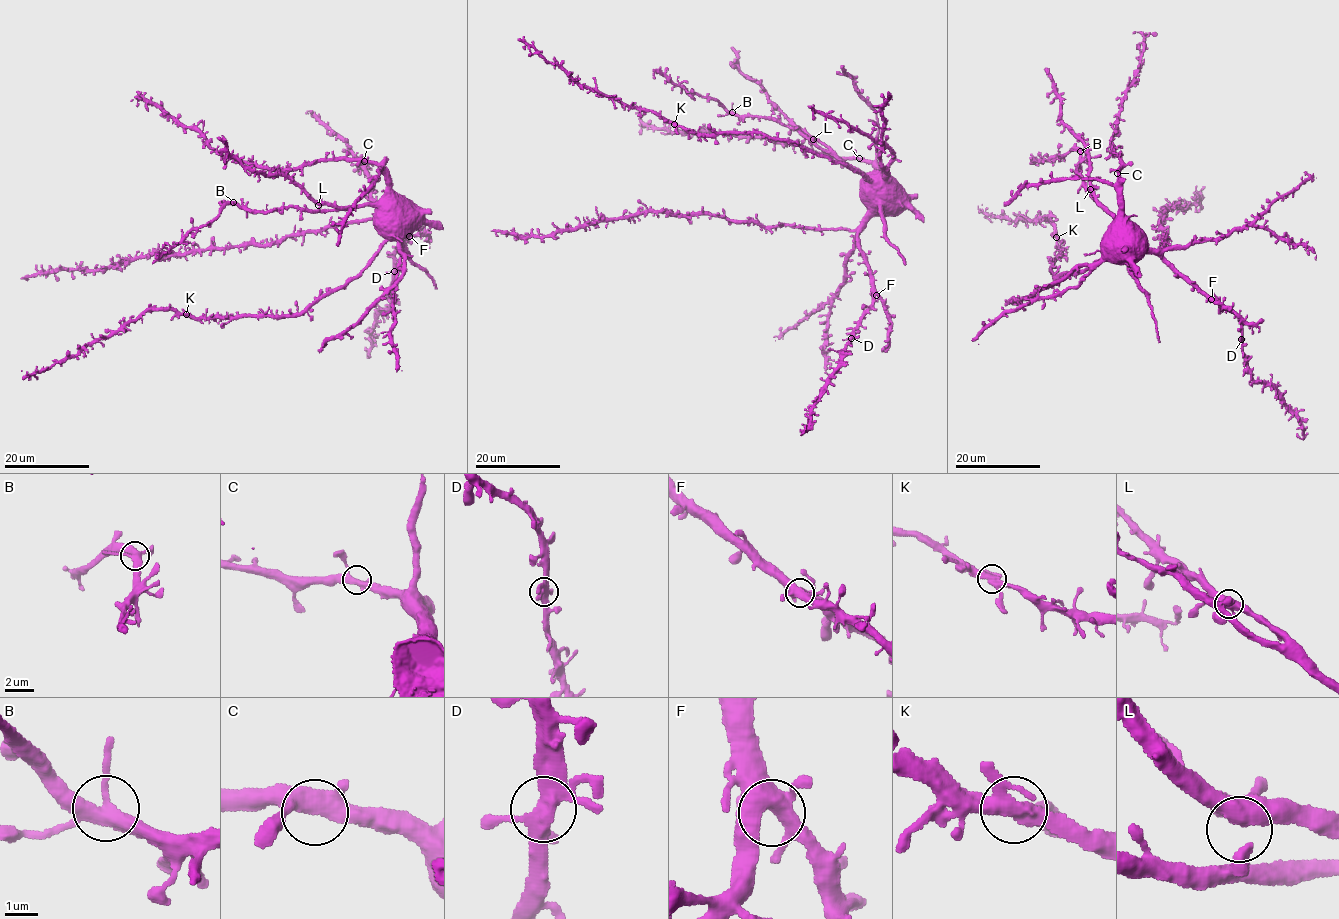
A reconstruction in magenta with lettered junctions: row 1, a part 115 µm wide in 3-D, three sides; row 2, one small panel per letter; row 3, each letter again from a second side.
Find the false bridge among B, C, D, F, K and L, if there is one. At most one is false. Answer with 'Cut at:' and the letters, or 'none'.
Cut at: none

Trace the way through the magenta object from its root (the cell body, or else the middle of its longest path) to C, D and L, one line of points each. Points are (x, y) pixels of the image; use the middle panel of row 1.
C: (871, 184), (873, 172), (875, 176), (879, 171), (869, 162), (859, 158)
D: (871, 184), (868, 221), (859, 233), (858, 243), (870, 271), (871, 308), (851, 338)
L: (871, 184), (864, 182), (867, 175), (842, 163), (829, 148), (813, 139)

